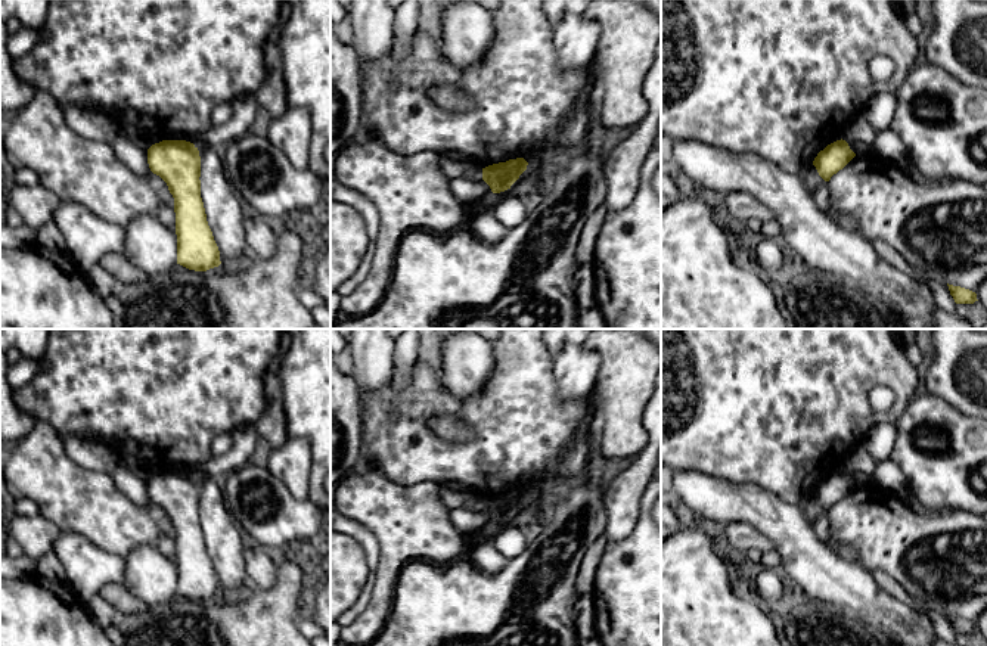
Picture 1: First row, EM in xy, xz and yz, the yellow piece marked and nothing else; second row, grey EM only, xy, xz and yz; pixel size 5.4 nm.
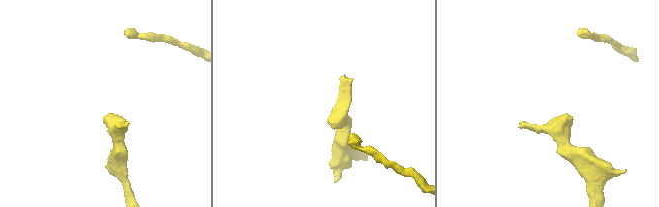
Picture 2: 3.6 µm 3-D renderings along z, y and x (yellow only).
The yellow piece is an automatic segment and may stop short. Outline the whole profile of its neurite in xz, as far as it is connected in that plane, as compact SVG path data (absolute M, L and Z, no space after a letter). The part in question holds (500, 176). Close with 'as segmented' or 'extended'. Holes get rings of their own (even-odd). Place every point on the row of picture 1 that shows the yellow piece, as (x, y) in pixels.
M524 158L509 159L482 168L482 180L490 186L493 193L500 193L519 178L527 170L528 162Z; as segmented

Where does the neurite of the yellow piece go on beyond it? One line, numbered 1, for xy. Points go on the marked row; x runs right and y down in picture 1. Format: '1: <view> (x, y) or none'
1: none

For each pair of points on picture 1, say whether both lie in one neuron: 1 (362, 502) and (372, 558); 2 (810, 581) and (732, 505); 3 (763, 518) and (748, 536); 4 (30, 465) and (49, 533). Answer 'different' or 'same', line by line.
1: different
2: same
3: different
4: different

